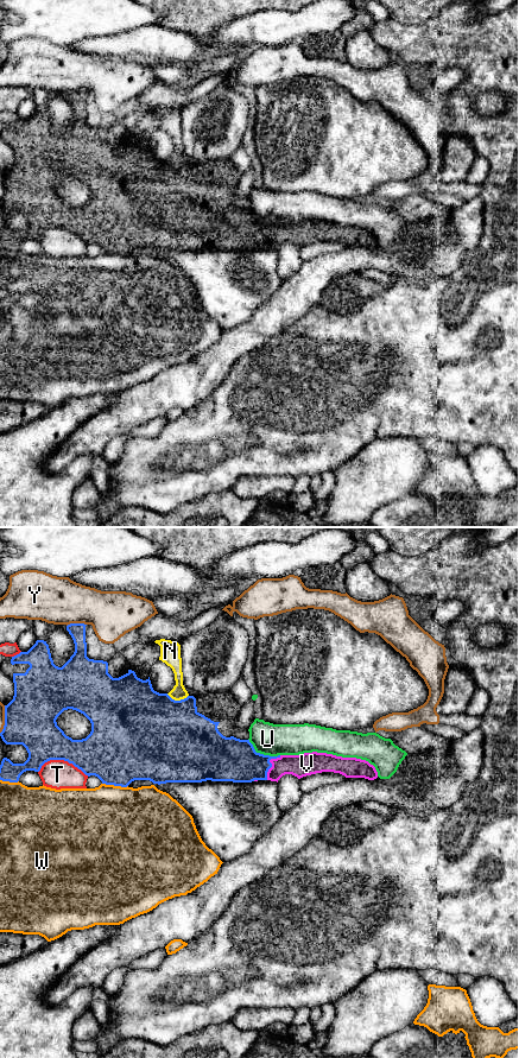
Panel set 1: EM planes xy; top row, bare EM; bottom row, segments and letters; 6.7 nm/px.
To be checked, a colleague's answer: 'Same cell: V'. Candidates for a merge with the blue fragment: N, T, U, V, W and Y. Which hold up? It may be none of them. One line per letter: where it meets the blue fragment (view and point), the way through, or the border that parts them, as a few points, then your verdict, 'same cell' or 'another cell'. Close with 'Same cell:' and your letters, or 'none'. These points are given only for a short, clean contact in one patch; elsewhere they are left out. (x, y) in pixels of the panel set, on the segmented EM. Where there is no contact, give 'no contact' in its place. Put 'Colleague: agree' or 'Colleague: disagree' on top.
Colleague: agree
N: meets blue in xy at (177, 701); another cell
T: meets blue in xy at (63, 759); another cell
U: meets blue in xy at (261, 754); border along xy (248, 739), (257, 752), (279, 755); another cell
V: meets blue in xy at (271, 765); same cell
W: meets blue in xy at (115, 785); another cell
Y: meets blue in xy at (76, 623); another cell
Same cell: V

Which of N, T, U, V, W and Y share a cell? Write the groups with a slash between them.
N / T / U / V / W / Y

